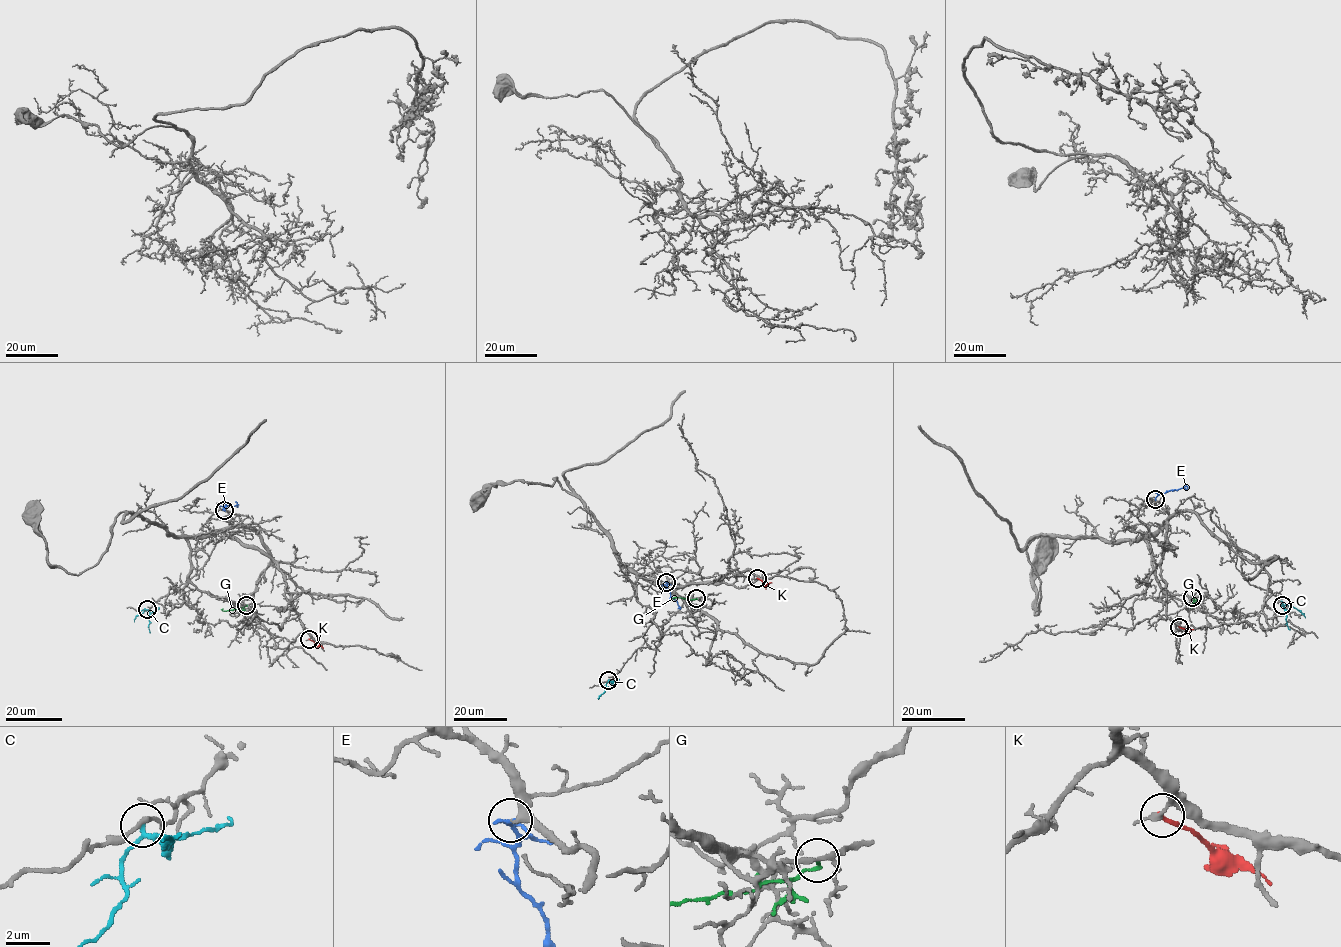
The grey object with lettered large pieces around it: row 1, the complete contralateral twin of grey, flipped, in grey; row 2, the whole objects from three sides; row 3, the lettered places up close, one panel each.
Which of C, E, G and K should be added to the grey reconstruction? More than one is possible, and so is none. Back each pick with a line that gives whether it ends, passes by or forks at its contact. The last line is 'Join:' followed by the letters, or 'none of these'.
E: It ends there
Join: E

